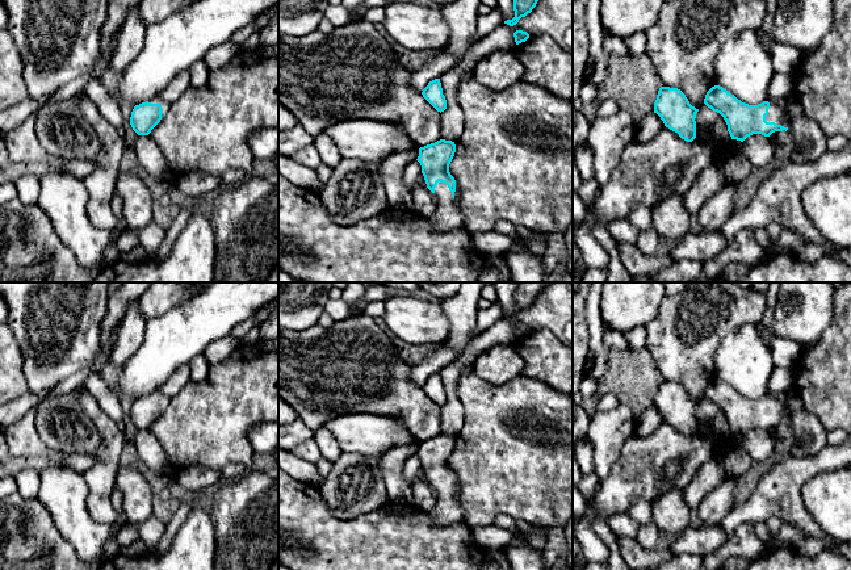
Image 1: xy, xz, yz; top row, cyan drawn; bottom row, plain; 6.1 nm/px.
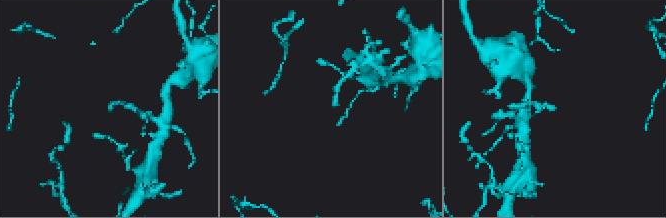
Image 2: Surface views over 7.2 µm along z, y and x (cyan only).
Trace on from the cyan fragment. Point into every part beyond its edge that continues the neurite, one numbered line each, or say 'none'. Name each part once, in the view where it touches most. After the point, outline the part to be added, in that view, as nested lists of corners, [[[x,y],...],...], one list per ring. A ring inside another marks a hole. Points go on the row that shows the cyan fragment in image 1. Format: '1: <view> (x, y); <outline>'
1: xz (447, 217); [[[439,181],[435,188],[435,197],[436,197],[436,202],[437,202],[436,211],[429,218],[423,217],[429,221],[431,227],[436,231],[449,231],[449,230],[456,230],[456,229],[464,227],[464,218],[458,210],[458,205],[457,205],[457,181],[456,181],[454,193],[452,193],[449,190],[447,184]]]

